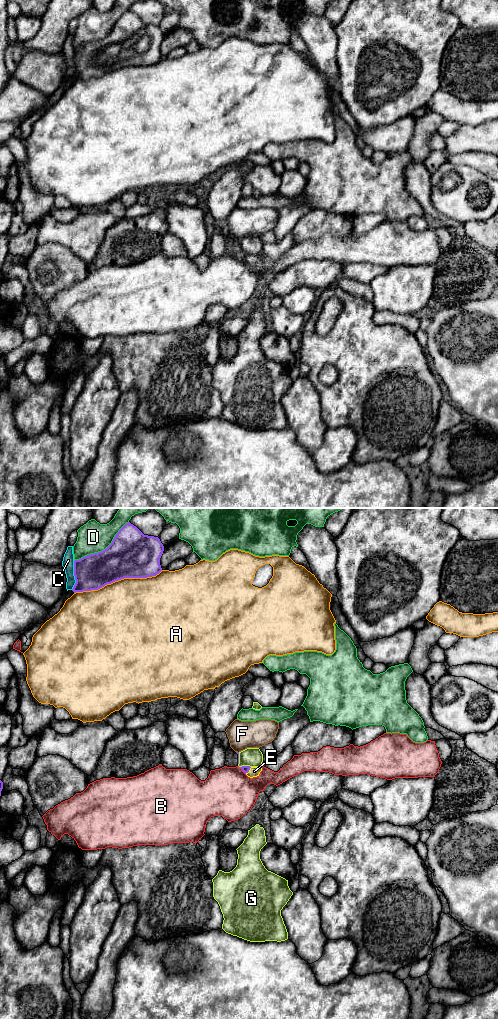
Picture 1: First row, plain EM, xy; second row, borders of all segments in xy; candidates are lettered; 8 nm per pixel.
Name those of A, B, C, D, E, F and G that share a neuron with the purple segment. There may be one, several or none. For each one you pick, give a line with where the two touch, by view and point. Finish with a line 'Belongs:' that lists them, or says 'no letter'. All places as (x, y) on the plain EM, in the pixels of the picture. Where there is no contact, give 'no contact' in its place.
E: meets purple in xy at (248, 259)
Belongs: E

